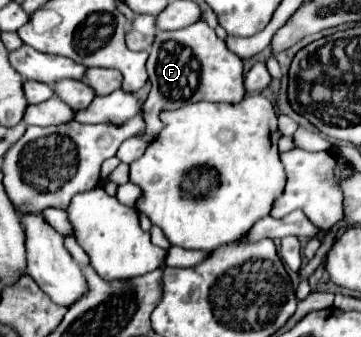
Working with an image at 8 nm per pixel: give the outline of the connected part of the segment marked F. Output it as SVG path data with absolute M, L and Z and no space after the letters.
M204 21L178 31L158 31L152 43L150 57L146 63L152 91L144 103L144 123L146 127L136 135L158 135L164 127L158 119L162 109L178 109L196 101L216 101L216 103L238 103L246 95L242 61L238 55L230 53L222 39L216 37Z

